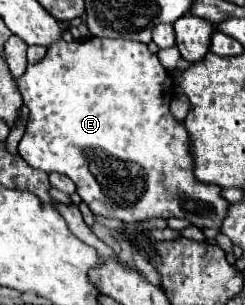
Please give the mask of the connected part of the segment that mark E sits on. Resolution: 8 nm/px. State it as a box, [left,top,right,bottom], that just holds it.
[18,38,228,230]

